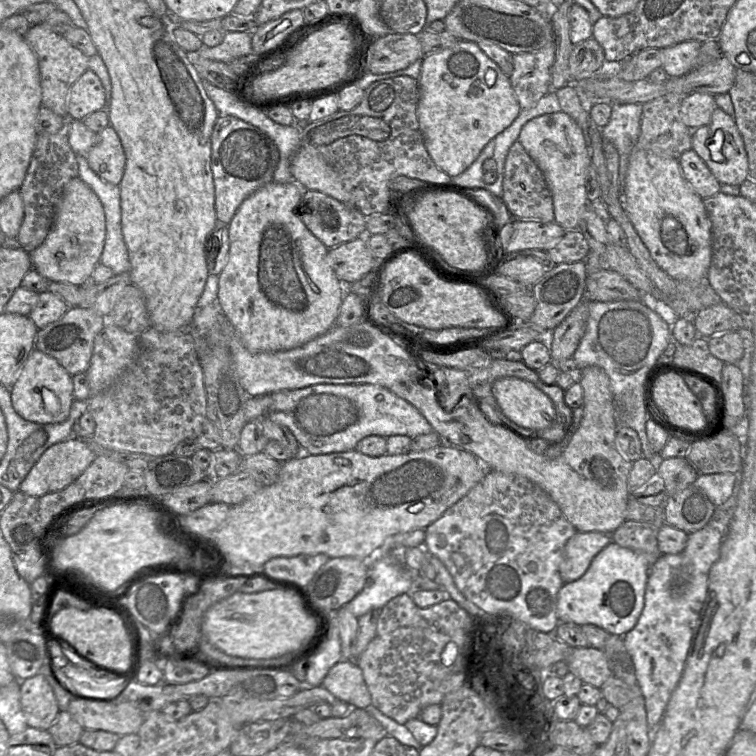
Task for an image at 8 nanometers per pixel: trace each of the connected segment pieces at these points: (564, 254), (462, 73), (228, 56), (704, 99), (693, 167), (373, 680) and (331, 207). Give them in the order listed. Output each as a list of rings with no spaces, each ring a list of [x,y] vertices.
[[[578,229],[565,231],[559,242],[548,250],[555,264],[585,261],[589,252],[589,244]]]
[[[460,40],[451,48],[423,57],[418,79],[419,130],[431,159],[451,178],[463,173],[478,158],[485,145],[512,124],[520,111],[509,77],[475,42]]]
[[[226,32],[223,41],[214,47],[203,46],[192,57],[230,63],[232,60],[252,54],[252,33]]]
[[[693,92],[681,103],[682,122],[689,128],[698,128],[711,122],[713,111],[718,107],[715,96],[710,93]]]
[[[694,149],[685,151],[678,159],[682,173],[702,199],[721,190],[721,183]]]
[[[410,594],[394,597],[381,609],[376,634],[356,660],[371,695],[371,704],[400,724],[418,718],[428,705],[440,705],[448,693],[474,679],[476,669],[485,656],[486,633],[483,625],[451,598],[420,608]]]
[[[303,190],[298,215],[307,229],[328,249],[366,235],[367,217],[357,208],[315,190]]]

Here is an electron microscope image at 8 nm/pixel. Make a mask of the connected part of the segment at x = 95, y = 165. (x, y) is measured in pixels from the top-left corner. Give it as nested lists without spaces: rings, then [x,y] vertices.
[[[111,125],[97,134],[96,142],[86,153],[89,167],[104,181],[119,185],[124,175],[126,156],[121,140]]]

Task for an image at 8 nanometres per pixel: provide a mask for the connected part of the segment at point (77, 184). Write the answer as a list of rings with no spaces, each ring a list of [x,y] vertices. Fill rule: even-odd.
[[[78,176],[65,187],[51,230],[44,242],[31,251],[32,268],[48,281],[86,285],[99,263],[106,237],[103,205],[95,192]]]

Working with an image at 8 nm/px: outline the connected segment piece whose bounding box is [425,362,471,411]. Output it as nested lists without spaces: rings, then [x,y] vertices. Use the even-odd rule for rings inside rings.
[[[426,363],[434,373],[430,378],[434,381],[436,397],[441,407],[452,411],[465,395],[471,395],[469,377],[466,373],[450,368]]]

